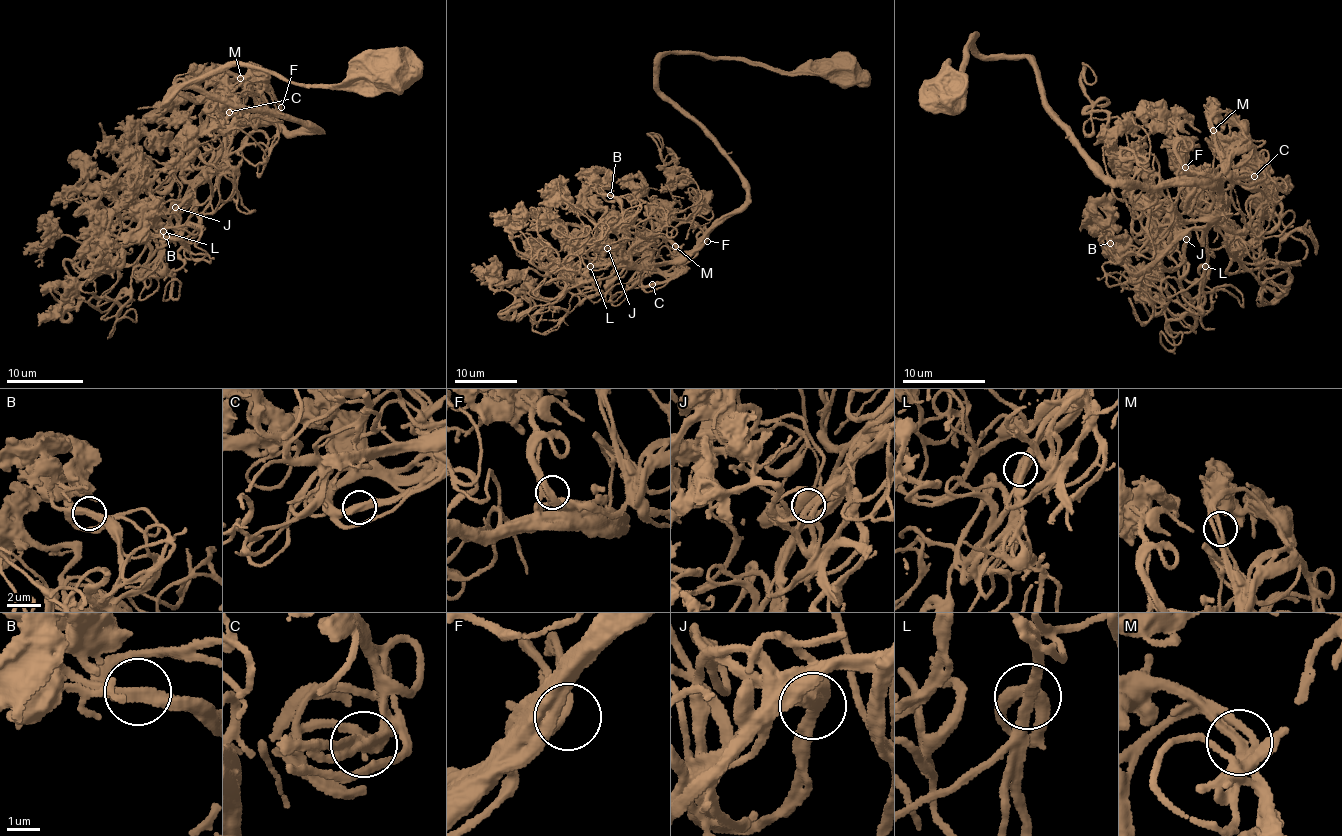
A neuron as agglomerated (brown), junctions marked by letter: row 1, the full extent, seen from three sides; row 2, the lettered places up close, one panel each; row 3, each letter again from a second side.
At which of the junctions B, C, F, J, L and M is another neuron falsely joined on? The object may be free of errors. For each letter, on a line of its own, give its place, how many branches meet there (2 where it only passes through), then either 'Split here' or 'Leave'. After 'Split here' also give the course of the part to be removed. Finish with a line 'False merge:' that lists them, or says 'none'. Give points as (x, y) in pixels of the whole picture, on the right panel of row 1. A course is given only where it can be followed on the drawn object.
B: Place: (1110, 243). Branches: 2. Leave
C: Place: (1254, 176). Branches: 2. Leave
F: Place: (1185, 167). Branches: 2. Leave
J: Place: (1186, 239). Branches: 2. Leave
L: Place: (1205, 266). Branches: 2. Leave
M: Place: (1213, 130). Branches: 2. Leave
False merge: none

